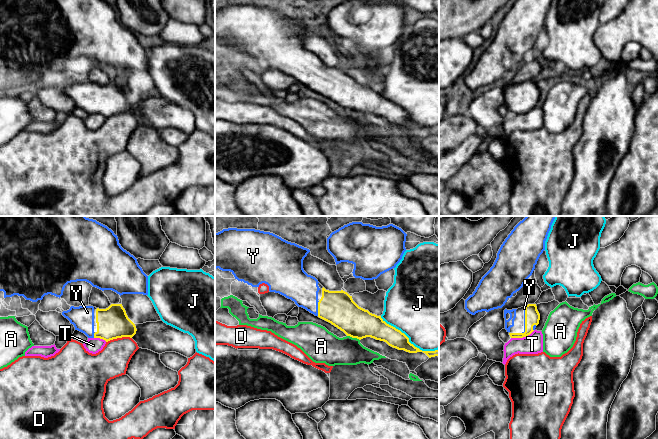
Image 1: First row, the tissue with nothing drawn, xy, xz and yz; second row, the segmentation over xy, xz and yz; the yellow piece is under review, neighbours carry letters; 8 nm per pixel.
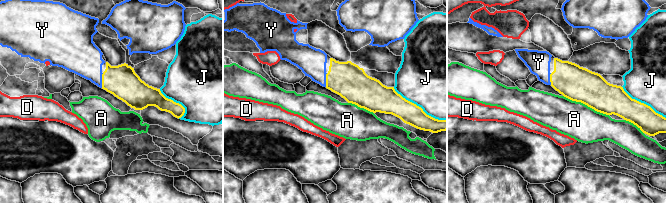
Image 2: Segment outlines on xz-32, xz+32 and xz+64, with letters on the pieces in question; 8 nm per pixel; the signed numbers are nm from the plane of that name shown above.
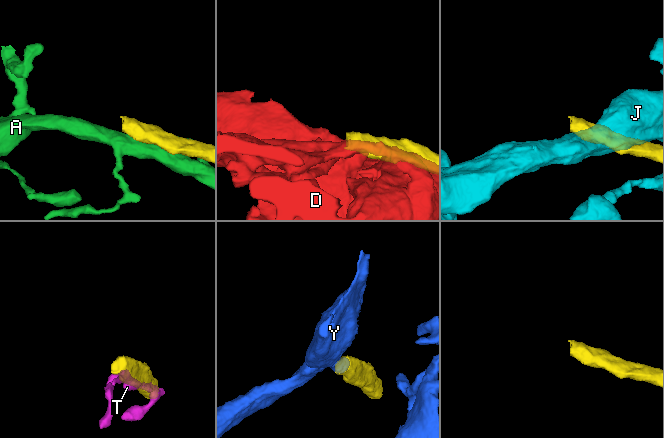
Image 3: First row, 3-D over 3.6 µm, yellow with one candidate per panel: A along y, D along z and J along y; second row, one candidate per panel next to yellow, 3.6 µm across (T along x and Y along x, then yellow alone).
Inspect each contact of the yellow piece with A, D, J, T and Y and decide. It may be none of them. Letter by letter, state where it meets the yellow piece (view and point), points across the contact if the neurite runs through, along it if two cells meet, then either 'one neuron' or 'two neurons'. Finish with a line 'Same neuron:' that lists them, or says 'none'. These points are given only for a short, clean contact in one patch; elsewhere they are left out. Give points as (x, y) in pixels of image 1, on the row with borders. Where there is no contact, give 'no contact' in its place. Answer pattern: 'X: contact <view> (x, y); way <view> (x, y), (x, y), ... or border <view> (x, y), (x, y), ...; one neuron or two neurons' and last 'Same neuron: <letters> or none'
A: contact xz (353, 337); two neurons
D: contact xy (118, 337); two neurons
J: contact xz (408, 340); two neurons
T: contact yz (522, 337); two neurons
Y: contact xz (318, 308); one neuron
Same neuron: Y

